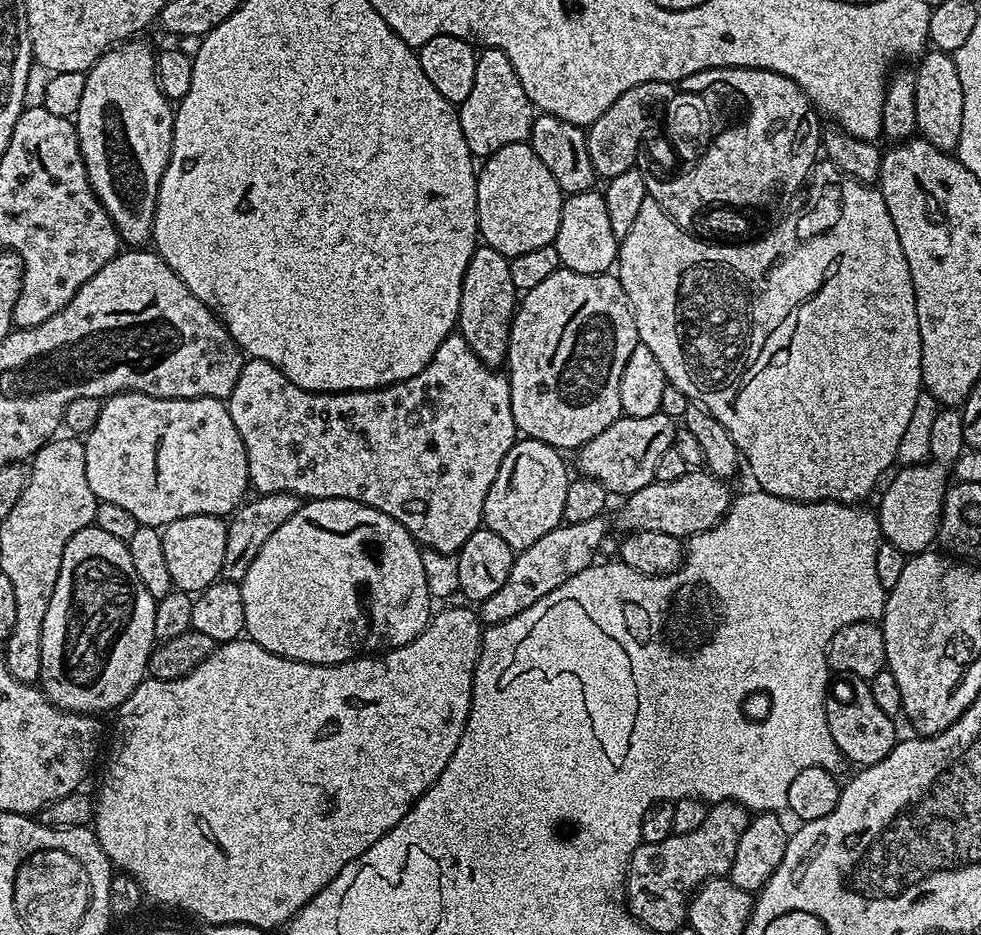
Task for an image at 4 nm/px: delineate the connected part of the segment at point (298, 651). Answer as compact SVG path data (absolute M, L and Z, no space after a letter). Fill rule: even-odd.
M326 498L325 500L308 500L301 503L300 508L270 538L266 538L262 550L258 550L258 558L250 562L250 570L246 570L246 578L239 581L242 590L242 610L246 610L244 631L247 639L258 646L270 650L270 654L278 654L282 658L290 658L307 664L345 664L347 660L357 659L365 654L380 654L390 648L401 648L422 634L422 630L433 615L434 598L426 590L426 569L422 567L422 548L416 539L390 514L382 514L382 510L374 510L362 502L354 502L346 498Z

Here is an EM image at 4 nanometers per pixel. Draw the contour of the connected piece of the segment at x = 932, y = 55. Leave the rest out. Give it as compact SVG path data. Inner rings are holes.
M928 50L919 57L920 68L915 69L914 112L916 132L938 150L952 154L962 135L962 81L958 78L958 66L951 55L939 50Z

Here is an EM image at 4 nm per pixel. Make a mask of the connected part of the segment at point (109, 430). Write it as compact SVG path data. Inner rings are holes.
M119 392L116 396L109 396L101 403L100 413L98 414L98 422L94 422L94 430L90 430L83 437L84 453L86 454L86 482L90 482L90 490L94 490L97 501L105 500L106 502L115 502L117 506L123 506L130 514L134 514L134 518L142 526L149 528L163 529L165 524L174 522L178 518L186 518L187 516L197 516L198 514L206 514L207 516L218 516L221 518L227 517L229 514L236 511L245 499L246 493L249 491L250 485L248 482L248 463L246 462L246 446L242 446L242 438L238 434L238 426L234 426L234 418L230 418L228 413L228 405L225 401L215 400L213 396L203 396L202 398L190 398L189 400L163 400L162 398L154 398L147 396L141 392Z

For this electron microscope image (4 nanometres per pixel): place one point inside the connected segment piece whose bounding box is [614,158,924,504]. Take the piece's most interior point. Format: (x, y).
(855, 381)

